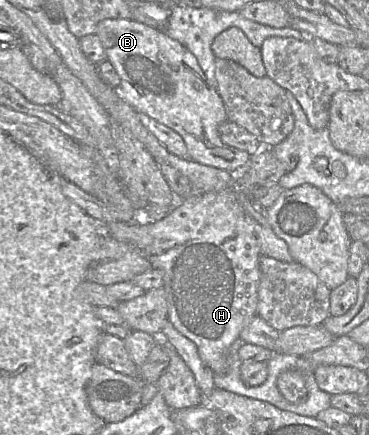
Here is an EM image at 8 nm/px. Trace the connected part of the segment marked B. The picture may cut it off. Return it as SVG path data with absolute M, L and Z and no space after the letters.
M104 19L98 23L95 33L100 38L107 59L112 63L121 79L117 89L130 106L138 113L145 113L179 133L193 161L229 173L240 173L247 167L251 156L246 151L223 143L219 136L219 126L227 121L226 108L217 88L208 83L192 52L163 31L133 19Z

